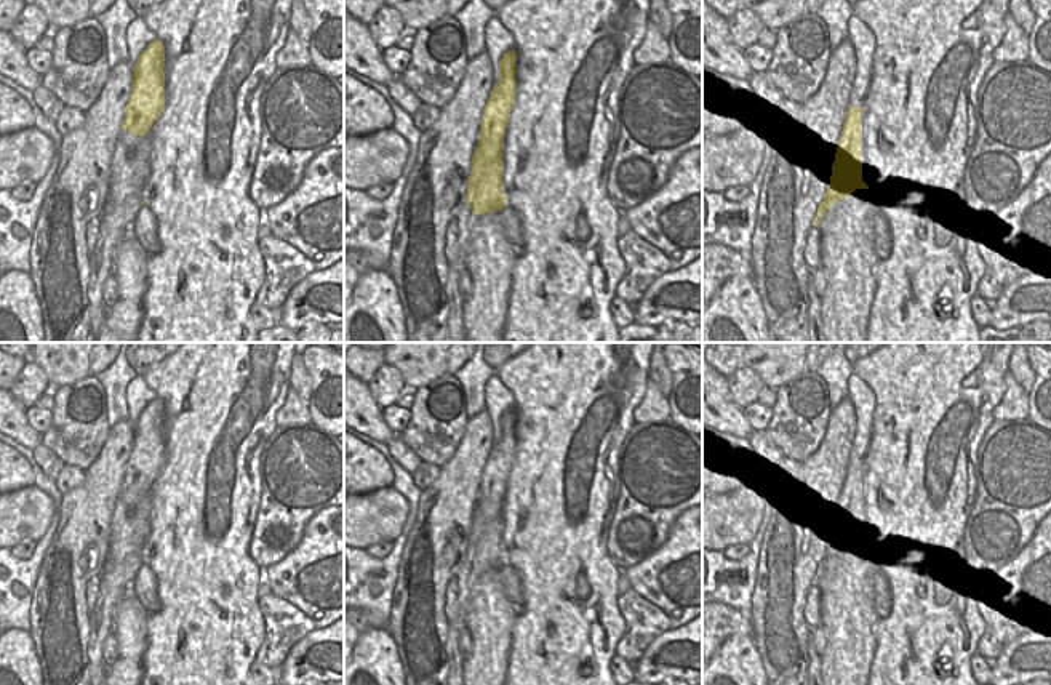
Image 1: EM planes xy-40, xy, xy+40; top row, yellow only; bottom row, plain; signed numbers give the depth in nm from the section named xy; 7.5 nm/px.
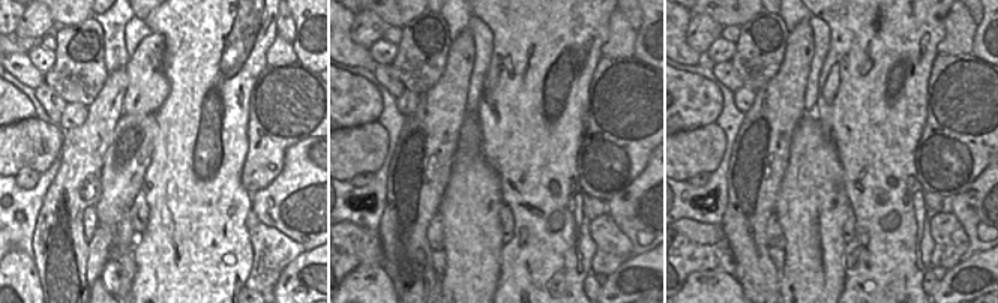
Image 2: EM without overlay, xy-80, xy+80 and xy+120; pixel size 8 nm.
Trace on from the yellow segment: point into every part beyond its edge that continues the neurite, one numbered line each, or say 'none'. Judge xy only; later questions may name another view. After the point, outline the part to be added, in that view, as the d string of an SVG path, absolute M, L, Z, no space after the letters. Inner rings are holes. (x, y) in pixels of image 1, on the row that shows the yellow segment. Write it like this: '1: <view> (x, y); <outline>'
1: xy (466, 220); M466 203L458 214L458 256L448 264L445 294L448 301L448 336L446 342L466 342L464 301L459 294L459 275L466 270L467 246L470 235L483 214L474 214Z

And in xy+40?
none

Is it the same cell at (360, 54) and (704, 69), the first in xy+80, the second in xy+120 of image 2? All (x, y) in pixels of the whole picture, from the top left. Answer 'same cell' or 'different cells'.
different cells

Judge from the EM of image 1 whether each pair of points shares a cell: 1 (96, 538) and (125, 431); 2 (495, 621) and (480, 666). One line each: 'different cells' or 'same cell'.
1: same cell
2: same cell

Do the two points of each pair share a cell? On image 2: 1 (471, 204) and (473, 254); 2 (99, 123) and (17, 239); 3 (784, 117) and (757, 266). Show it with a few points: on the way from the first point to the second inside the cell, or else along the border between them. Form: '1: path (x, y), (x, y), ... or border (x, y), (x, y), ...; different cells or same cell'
1: path (471, 216), (471, 242); same cell
2: border (57, 174), (47, 189), (32, 240); different cells
3: path (773, 155), (773, 164), (760, 192), (757, 228); same cell

